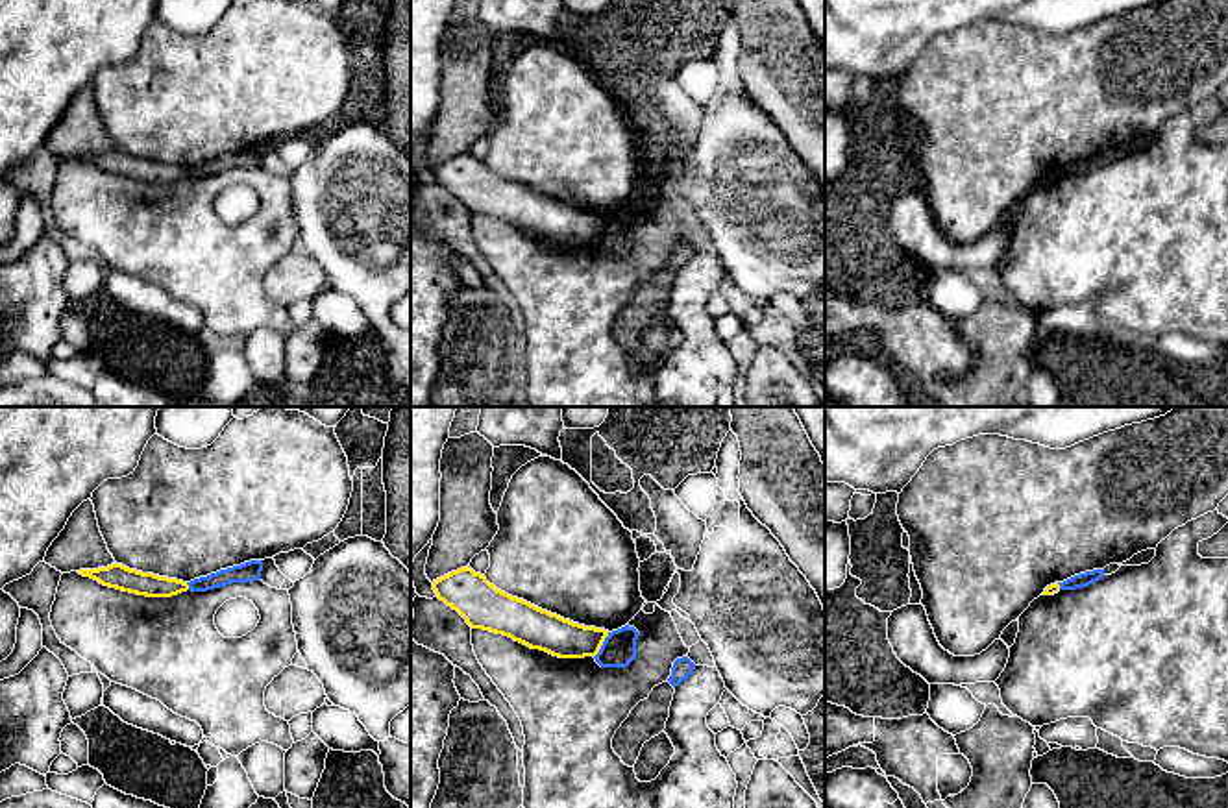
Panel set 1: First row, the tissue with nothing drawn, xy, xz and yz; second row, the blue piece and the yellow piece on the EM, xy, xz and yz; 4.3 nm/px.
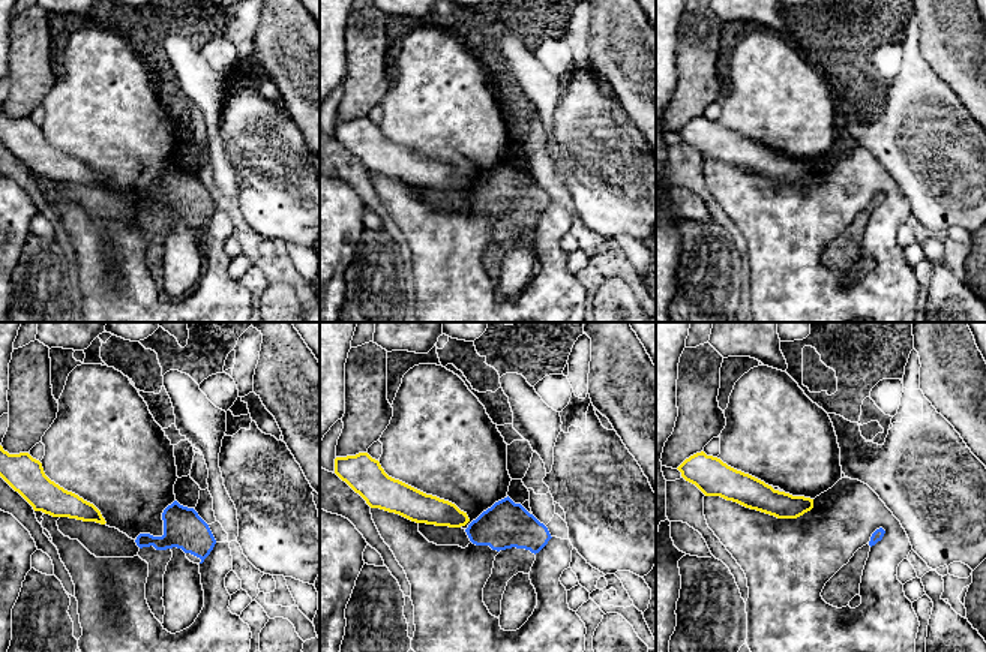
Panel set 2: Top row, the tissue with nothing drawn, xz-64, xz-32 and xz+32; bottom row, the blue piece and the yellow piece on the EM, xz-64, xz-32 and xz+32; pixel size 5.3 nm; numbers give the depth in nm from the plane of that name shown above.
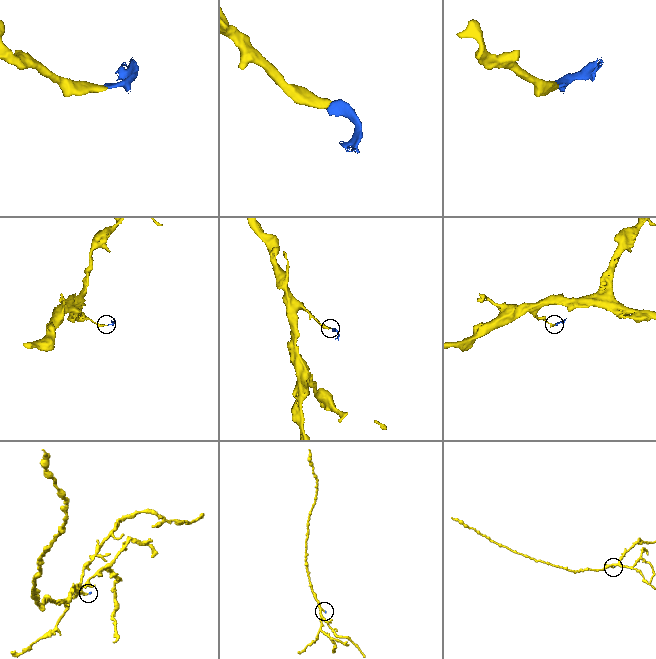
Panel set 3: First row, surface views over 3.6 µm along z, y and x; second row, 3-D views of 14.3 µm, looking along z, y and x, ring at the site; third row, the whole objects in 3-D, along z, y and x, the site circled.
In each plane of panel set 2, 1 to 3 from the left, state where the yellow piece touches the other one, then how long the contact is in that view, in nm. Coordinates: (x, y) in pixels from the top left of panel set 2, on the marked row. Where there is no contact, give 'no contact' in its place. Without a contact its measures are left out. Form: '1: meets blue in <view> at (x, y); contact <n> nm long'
1: no contact
2: no contact
3: no contact

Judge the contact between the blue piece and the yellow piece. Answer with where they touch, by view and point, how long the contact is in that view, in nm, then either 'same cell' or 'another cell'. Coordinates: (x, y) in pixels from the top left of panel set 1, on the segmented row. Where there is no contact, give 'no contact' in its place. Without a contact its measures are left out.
contact xz (601, 646); length 130 nm; same cell

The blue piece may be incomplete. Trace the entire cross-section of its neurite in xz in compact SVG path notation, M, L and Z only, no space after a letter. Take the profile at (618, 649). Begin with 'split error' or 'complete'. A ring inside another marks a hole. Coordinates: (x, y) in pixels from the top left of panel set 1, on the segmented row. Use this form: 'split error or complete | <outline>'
split error | M470 566L433 581L440 601L457 610L472 629L503 634L559 658L594 656L601 667L627 667L636 658L634 627L605 630L584 627L512 597Z

